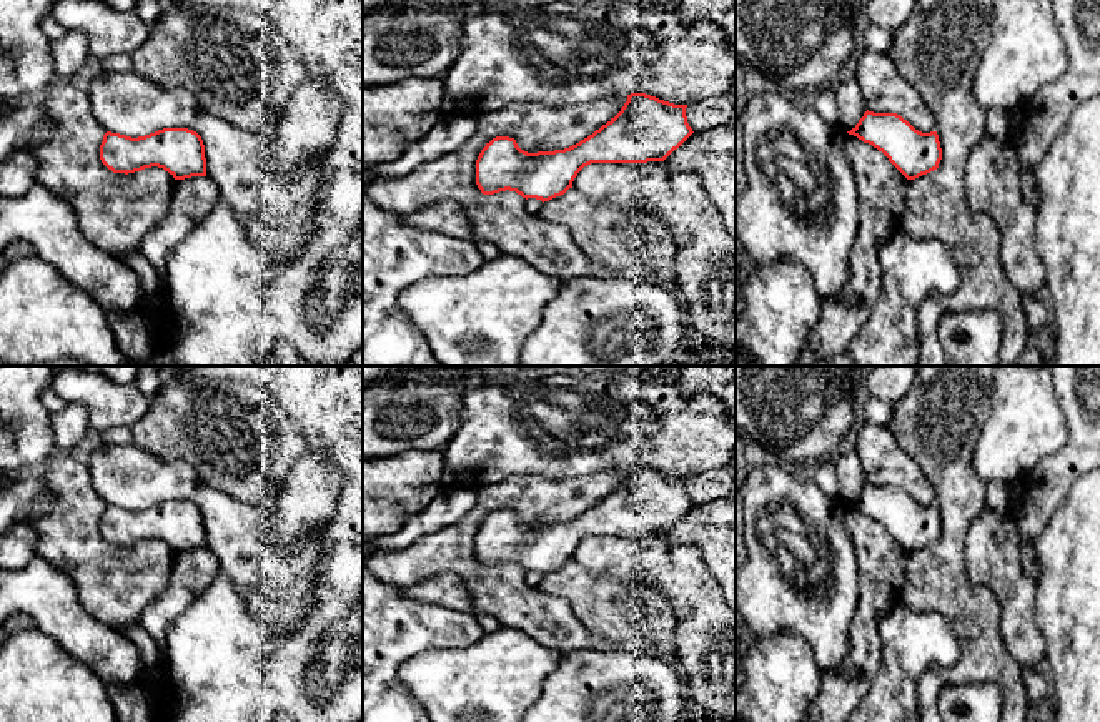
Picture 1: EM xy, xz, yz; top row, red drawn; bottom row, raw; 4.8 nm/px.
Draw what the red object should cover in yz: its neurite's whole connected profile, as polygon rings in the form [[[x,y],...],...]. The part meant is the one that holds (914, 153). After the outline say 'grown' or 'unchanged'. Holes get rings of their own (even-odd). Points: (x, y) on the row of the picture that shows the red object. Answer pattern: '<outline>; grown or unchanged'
[[[867,110],[847,133],[882,151],[907,180],[937,170],[942,160],[937,131],[922,133],[897,113]]]; unchanged

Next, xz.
[[[631,93],[606,125],[579,143],[554,151],[528,153],[514,138],[496,136],[476,160],[476,185],[483,195],[509,190],[544,203],[572,188],[577,173],[591,163],[664,161],[694,133],[686,108]]]; unchanged

